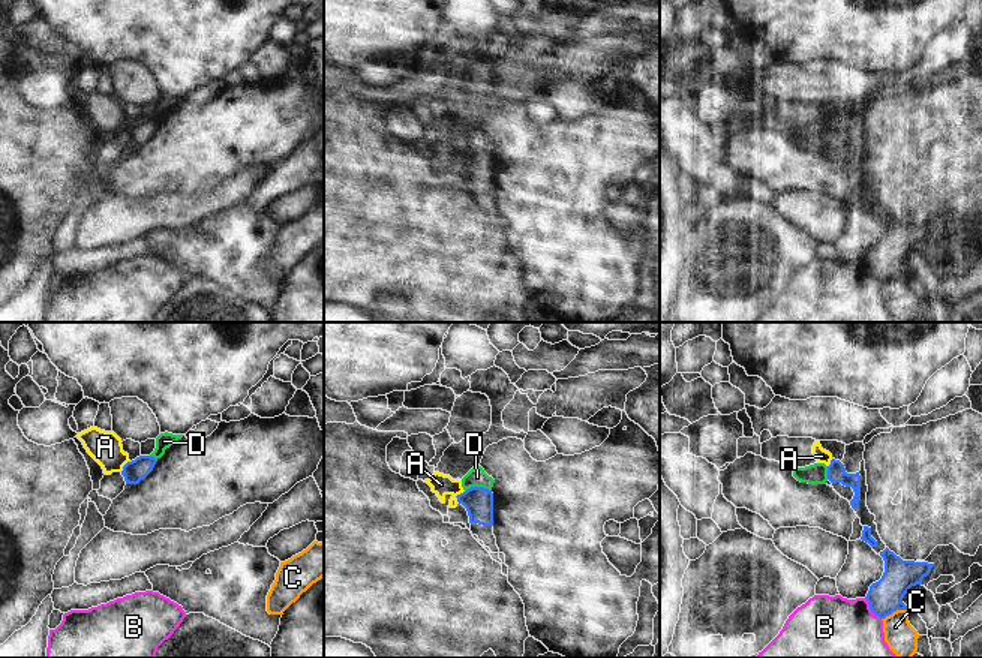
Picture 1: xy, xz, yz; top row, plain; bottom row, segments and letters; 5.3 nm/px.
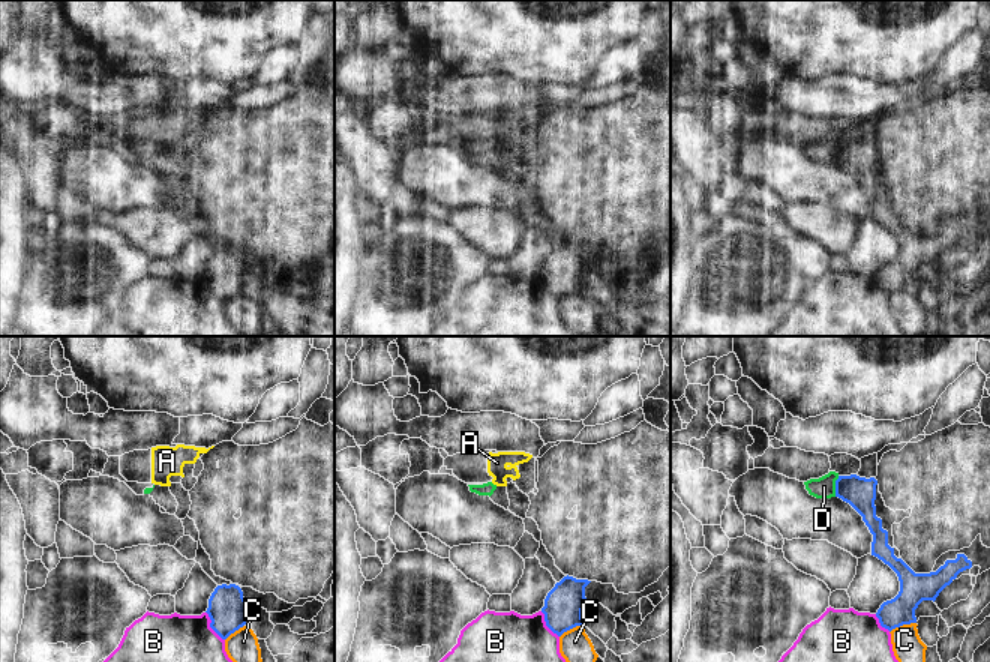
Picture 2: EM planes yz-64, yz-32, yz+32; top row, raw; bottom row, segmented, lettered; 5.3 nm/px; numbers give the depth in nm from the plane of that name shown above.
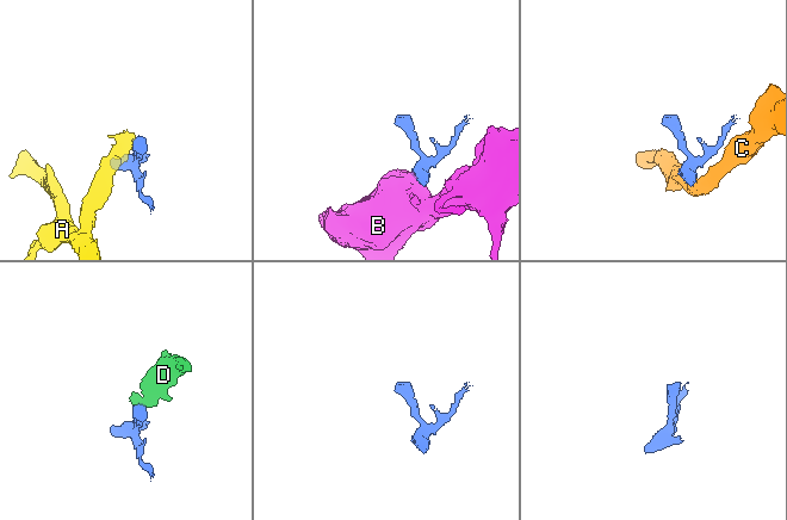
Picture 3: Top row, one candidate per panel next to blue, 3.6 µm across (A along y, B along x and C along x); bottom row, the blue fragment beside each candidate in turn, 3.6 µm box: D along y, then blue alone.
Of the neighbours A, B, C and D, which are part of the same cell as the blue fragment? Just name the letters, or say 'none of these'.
none of these

